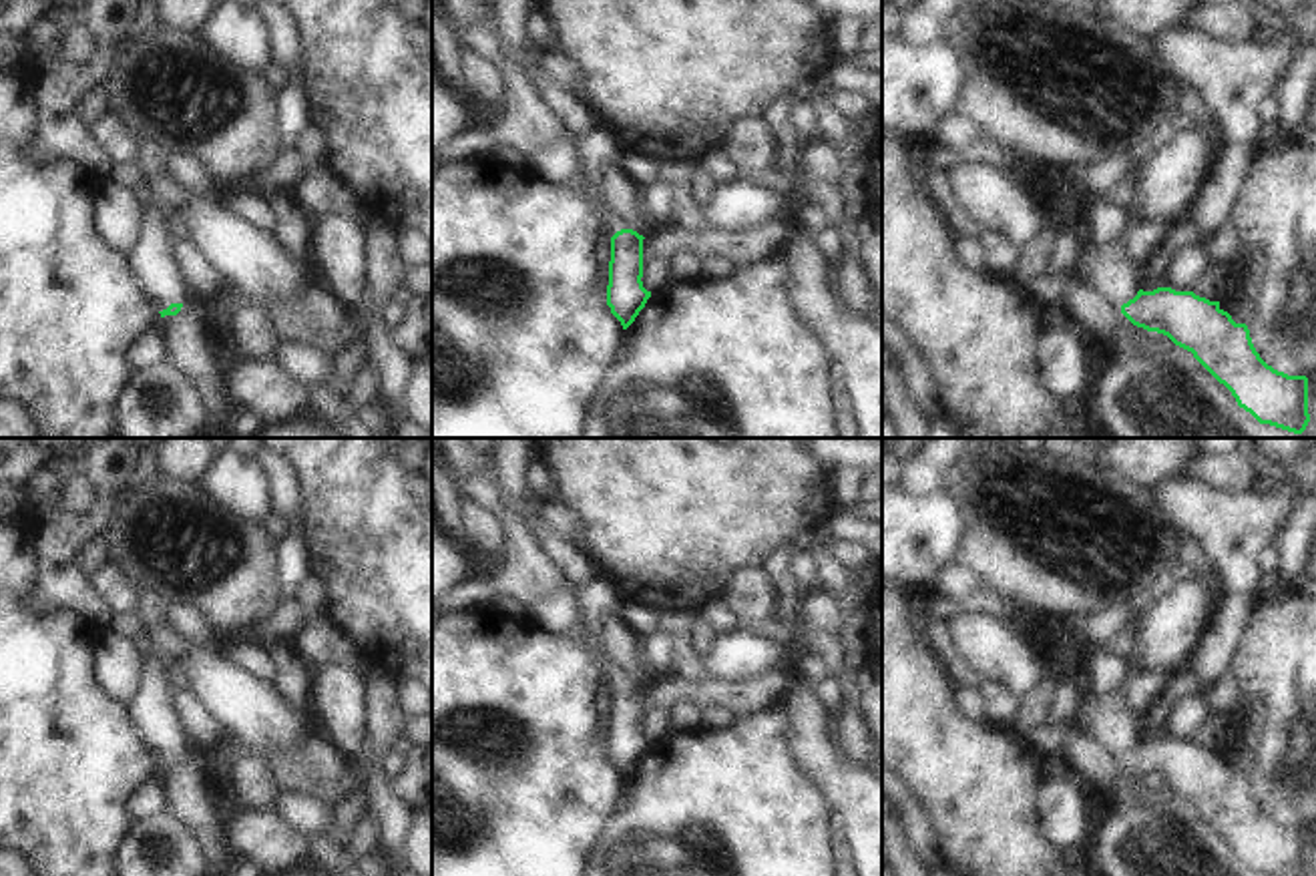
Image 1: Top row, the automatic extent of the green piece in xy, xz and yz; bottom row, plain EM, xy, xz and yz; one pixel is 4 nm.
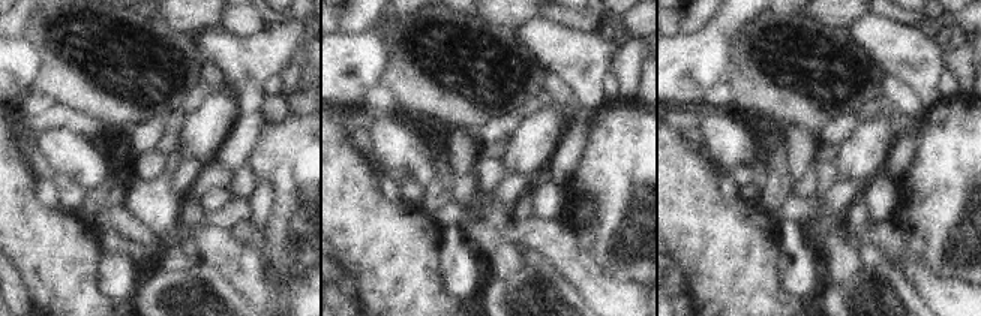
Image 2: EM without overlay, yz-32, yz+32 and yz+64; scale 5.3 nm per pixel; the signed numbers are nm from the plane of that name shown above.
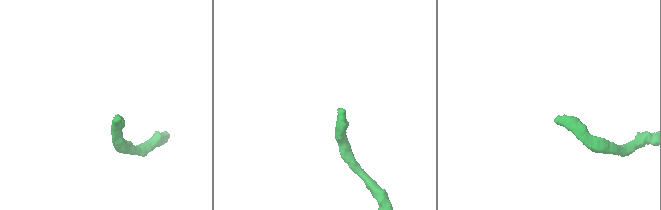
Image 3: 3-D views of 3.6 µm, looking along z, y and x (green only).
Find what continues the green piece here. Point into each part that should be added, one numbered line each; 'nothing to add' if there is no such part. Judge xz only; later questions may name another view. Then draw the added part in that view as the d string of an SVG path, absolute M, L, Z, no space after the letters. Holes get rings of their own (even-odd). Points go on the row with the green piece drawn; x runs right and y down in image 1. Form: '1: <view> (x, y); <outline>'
1: xz (611, 222); M601 193L595 195L595 201L597 201L597 207L601 211L601 219L603 219L603 225L605 225L603 235L607 239L611 239L621 229L631 229L631 225L605 203Z

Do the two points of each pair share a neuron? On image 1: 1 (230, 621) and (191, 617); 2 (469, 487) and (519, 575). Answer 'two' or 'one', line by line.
1: two
2: one

